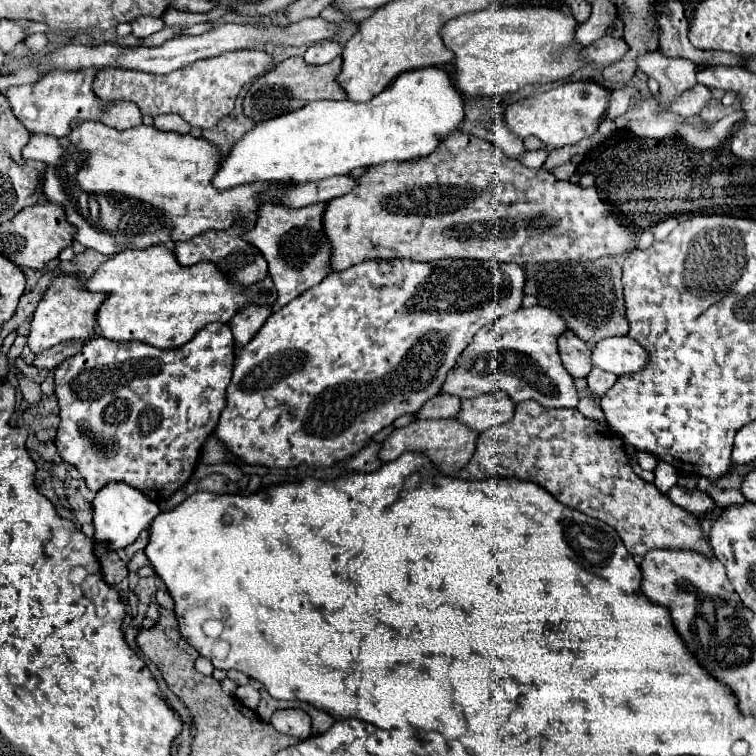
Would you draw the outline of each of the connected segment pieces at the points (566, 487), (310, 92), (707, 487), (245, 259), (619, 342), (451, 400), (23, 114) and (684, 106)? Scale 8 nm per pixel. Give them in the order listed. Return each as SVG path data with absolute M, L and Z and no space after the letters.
M524 401L516 405L516 415L512 421L498 425L480 433L476 453L472 461L456 473L462 479L490 479L490 477L518 477L534 481L548 489L560 503L574 507L590 517L596 517L618 531L626 549L632 557L644 557L650 549L688 549L704 555L712 555L710 537L702 531L702 525L696 515L674 505L656 485L640 479L628 461L622 439L612 431L608 423L598 423L586 419L578 409L548 409L538 401Z
M290 57L278 63L272 71L258 77L244 99L244 113L254 119L256 123L268 121L272 117L280 117L282 113L290 113L302 109L304 105L318 101L318 99L346 99L346 93L338 85L338 75L342 69L342 59L334 59L326 65L308 65L302 57Z
M700 477L698 487L701 491L706 492L717 506L730 506L732 504L744 504L746 498L739 490L723 490L718 488L714 483L707 480L705 477Z
M238 223L236 227L228 229L228 231L214 231L208 229L188 241L180 241L176 243L176 259L180 265L194 265L198 261L212 261L212 263L220 263L224 259L224 273L244 285L250 285L254 281L260 281L268 275L268 267L266 267L266 259L262 257L262 253L246 243L242 239L244 231L248 229L248 223Z
M608 337L592 347L592 363L616 375L632 375L648 363L648 351L630 337Z
M440 393L440 395L432 397L430 401L426 401L416 415L418 415L418 419L450 419L450 417L458 417L460 403L462 403L460 397Z
M84 69L84 71L50 71L46 73L38 83L32 85L20 85L20 87L8 87L4 91L12 113L18 117L18 121L30 131L30 133L46 133L54 137L66 137L68 131L72 131L72 123L76 121L100 121L104 125L116 127L116 129L132 129L142 125L142 113L136 103L120 101L120 103L104 103L100 101L92 91L92 79L96 75L96 69Z
M696 83L690 91L686 91L682 97L678 97L668 109L682 115L684 119L690 119L690 117L698 117L710 99L712 99L712 91L708 87Z

